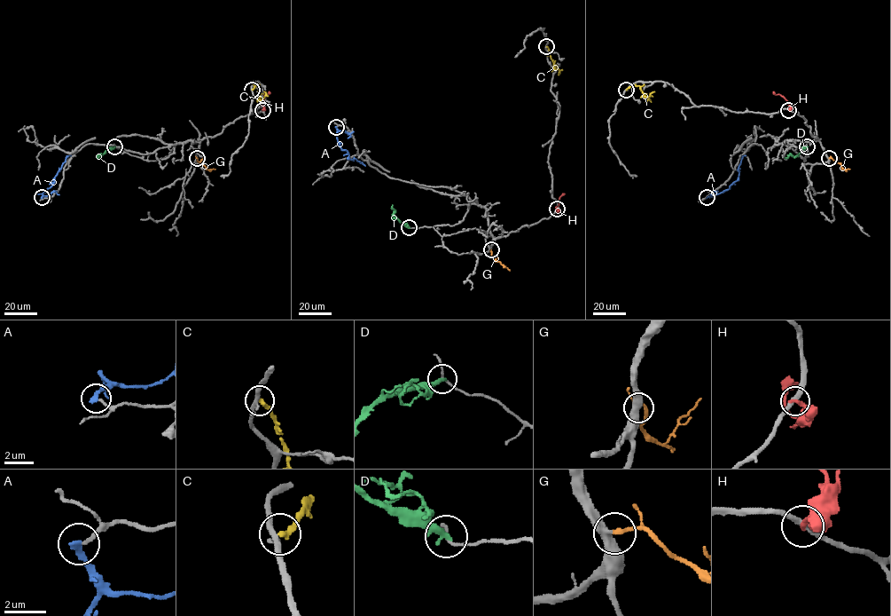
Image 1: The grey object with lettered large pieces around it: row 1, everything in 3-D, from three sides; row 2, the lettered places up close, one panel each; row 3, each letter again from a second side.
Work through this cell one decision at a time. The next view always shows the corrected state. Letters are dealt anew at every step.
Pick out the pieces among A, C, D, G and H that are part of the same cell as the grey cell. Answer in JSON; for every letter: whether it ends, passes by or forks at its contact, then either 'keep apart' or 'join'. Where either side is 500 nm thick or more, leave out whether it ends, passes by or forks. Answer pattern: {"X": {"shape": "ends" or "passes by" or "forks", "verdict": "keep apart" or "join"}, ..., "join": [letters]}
{"A": {"shape": "ends", "verdict": "keep apart"}, "C": {"shape": "ends", "verdict": "keep apart"}, "D": {"shape": "ends", "verdict": "keep apart"}, "G": {"shape": "ends", "verdict": "join"}, "H": {"shape": "ends", "verdict": "keep apart"}, "join": ["G"]}

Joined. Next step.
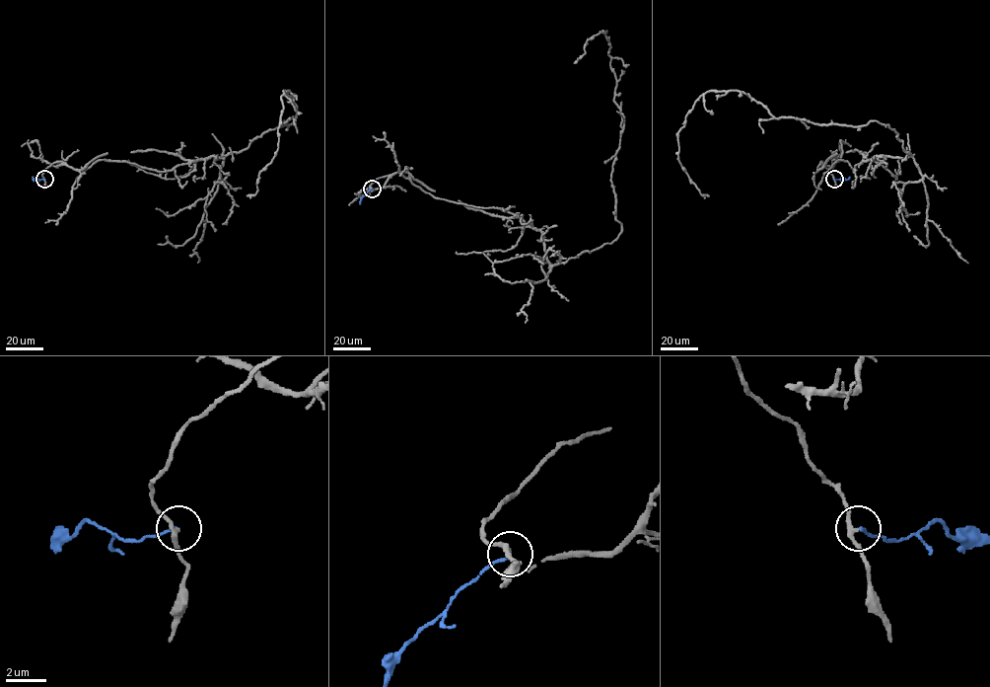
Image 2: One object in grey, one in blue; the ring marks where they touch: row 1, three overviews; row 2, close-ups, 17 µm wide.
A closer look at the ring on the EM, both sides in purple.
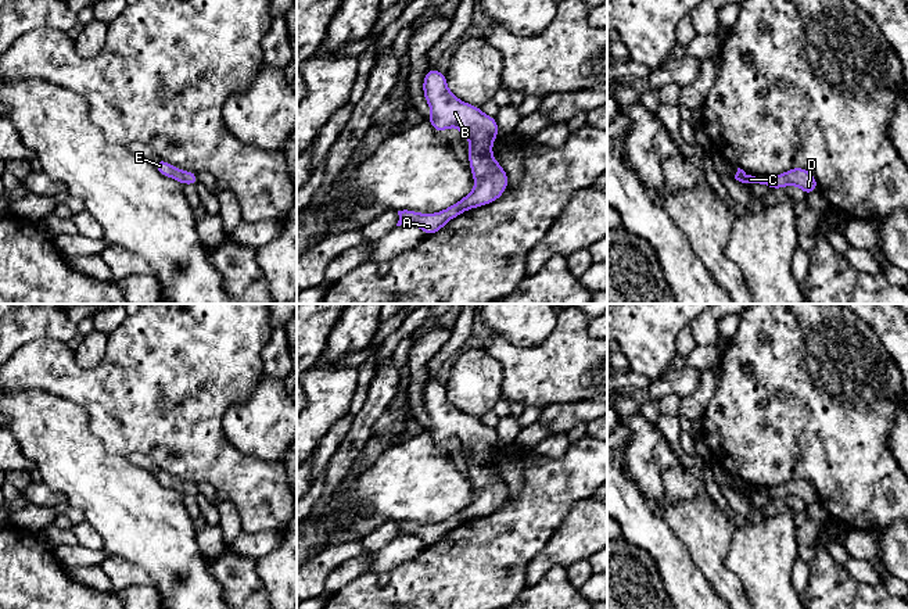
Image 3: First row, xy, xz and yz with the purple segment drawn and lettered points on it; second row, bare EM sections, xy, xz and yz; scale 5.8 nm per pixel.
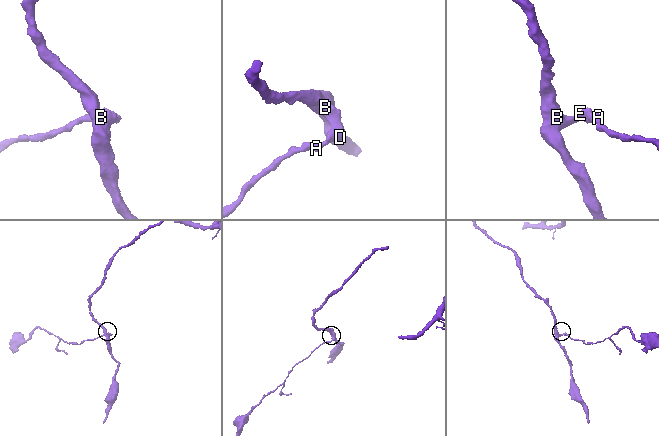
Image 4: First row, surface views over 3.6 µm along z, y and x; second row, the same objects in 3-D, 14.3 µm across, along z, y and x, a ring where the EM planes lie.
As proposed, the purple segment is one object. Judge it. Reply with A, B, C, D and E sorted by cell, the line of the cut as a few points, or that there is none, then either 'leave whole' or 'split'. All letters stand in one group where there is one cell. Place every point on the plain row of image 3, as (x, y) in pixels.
groups A B C D E; cut none; leave whole

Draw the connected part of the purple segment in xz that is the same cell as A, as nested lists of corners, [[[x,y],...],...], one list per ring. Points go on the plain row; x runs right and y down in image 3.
[[[430,379],[423,391],[424,409],[431,419],[427,431],[435,443],[445,443],[451,437],[460,441],[471,456],[466,461],[470,480],[475,492],[474,499],[460,512],[435,524],[417,522],[398,522],[401,535],[419,537],[427,547],[441,541],[451,530],[464,522],[496,512],[509,497],[509,487],[502,474],[492,465],[494,451],[498,448],[498,431],[485,426],[480,418],[459,411],[446,397],[446,386]]]

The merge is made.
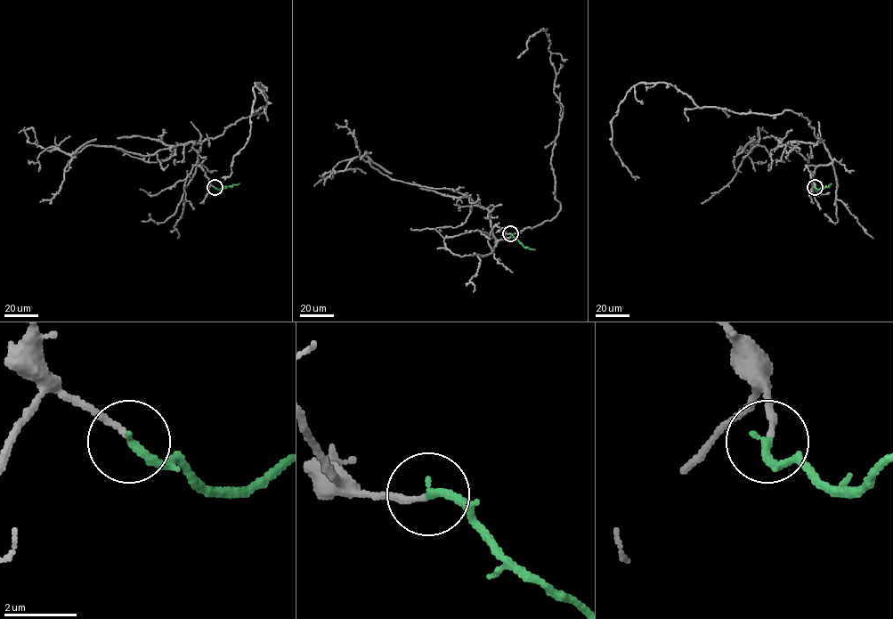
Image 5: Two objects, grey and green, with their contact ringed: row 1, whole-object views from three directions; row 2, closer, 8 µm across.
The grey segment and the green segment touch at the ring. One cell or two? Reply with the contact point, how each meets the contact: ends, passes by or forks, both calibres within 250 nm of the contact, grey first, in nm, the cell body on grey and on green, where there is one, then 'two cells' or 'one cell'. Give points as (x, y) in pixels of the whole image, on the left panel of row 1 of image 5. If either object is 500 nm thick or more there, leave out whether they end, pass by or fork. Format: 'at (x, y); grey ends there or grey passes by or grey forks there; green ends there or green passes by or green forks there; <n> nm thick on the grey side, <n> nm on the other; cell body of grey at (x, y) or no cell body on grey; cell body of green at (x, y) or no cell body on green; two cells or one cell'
at (215, 187); grey ends there; green ends there; 140 nm thick on the grey side, 240 nm on the other; no cell body on grey; no cell body on green; one cell

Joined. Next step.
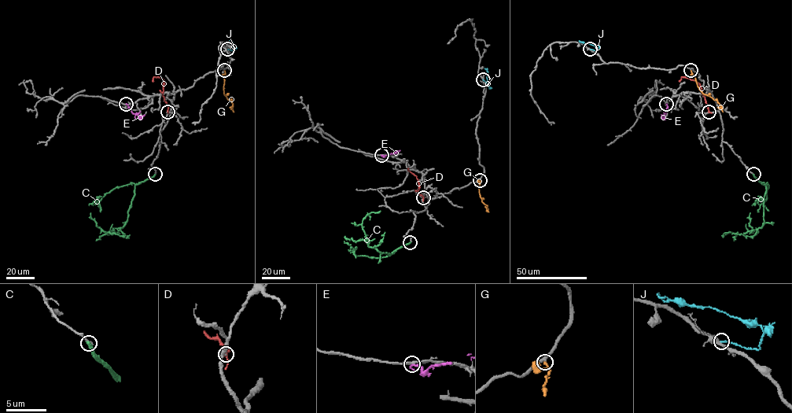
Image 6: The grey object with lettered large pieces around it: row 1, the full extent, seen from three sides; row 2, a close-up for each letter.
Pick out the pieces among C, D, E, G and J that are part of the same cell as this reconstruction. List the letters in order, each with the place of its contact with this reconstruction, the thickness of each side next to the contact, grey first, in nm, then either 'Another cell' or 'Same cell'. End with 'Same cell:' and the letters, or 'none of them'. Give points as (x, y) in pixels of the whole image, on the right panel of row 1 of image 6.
C: Touches grey at (753, 174). Thickness 140 nm (grey) against 420 nm. Another cell
D: Touches grey at (709, 112). Thickness 320 nm (grey) against 170 nm. Another cell
E: Touches grey at (666, 104). Thickness 280 nm (grey) against 320 nm. Another cell
G: Touches grey at (690, 70). Thickness 170 nm (grey) against 240 nm. Same cell
J: Touches grey at (590, 49). Thickness 380 nm (grey) against 180 nm. Another cell
Same cell: G

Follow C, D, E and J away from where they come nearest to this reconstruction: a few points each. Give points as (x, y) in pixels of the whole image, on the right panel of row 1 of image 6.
C: (753, 175), (765, 186), (764, 225), (742, 234), (728, 232), (721, 235)
D: (709, 112), (700, 85), (682, 76), (679, 81)
E: (666, 104), (667, 108), (663, 119), (661, 115)
J: (590, 49), (597, 50), (598, 47), (579, 40)

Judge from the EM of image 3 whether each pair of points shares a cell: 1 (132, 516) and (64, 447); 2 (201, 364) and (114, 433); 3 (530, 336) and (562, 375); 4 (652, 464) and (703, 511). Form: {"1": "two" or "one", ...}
{"1": "one", "2": "one", "3": "two", "4": "two"}

